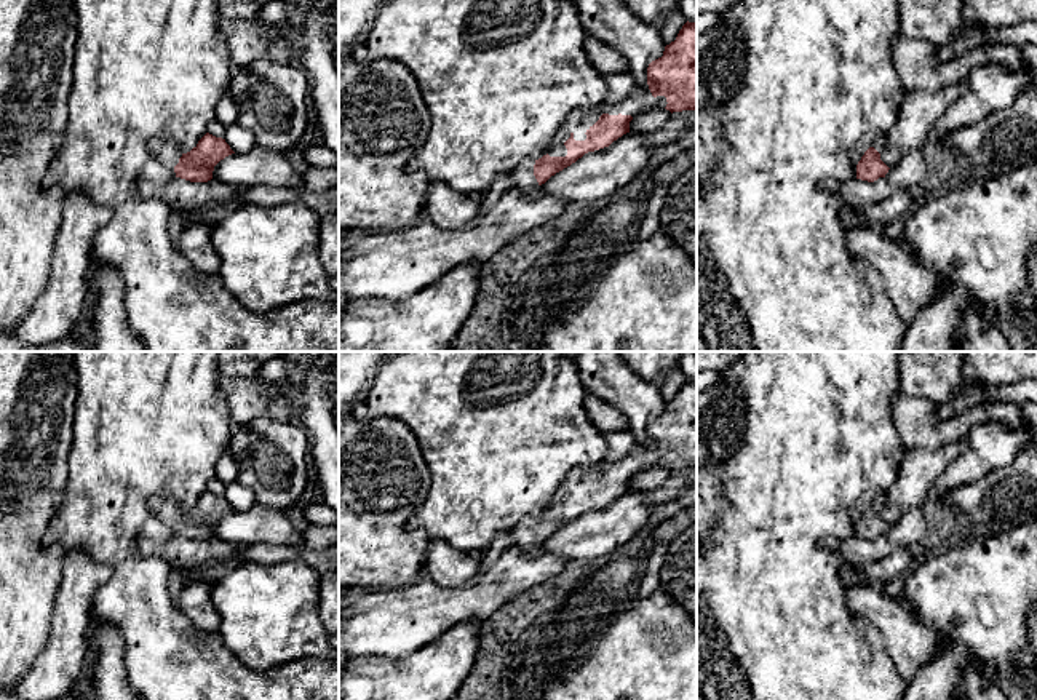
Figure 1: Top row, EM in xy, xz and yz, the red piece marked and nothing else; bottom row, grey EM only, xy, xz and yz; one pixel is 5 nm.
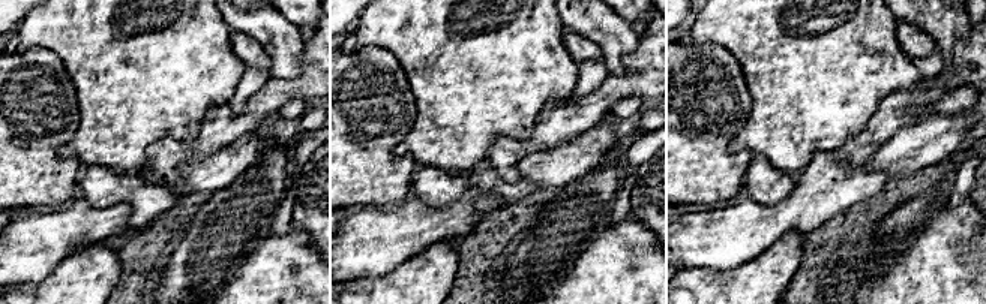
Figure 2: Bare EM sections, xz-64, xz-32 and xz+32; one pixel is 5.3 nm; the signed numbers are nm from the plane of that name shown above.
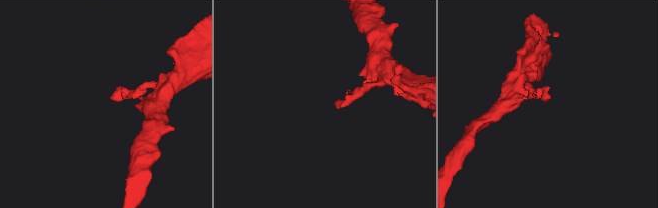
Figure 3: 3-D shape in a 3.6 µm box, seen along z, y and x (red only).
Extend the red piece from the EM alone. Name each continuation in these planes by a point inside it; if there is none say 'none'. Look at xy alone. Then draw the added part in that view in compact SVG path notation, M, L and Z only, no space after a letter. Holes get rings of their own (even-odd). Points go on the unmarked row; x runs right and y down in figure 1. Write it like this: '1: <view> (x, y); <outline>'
1: xy (165, 509); M155 495L149 499L149 507L169 527L179 521L181 507L168 497Z

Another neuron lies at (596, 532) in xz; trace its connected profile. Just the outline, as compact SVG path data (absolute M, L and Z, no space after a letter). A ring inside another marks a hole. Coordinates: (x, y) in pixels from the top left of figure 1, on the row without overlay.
M626 491L551 534L540 550L566 558L570 566L586 564L625 545L641 531L652 513L649 502L650 494Z

